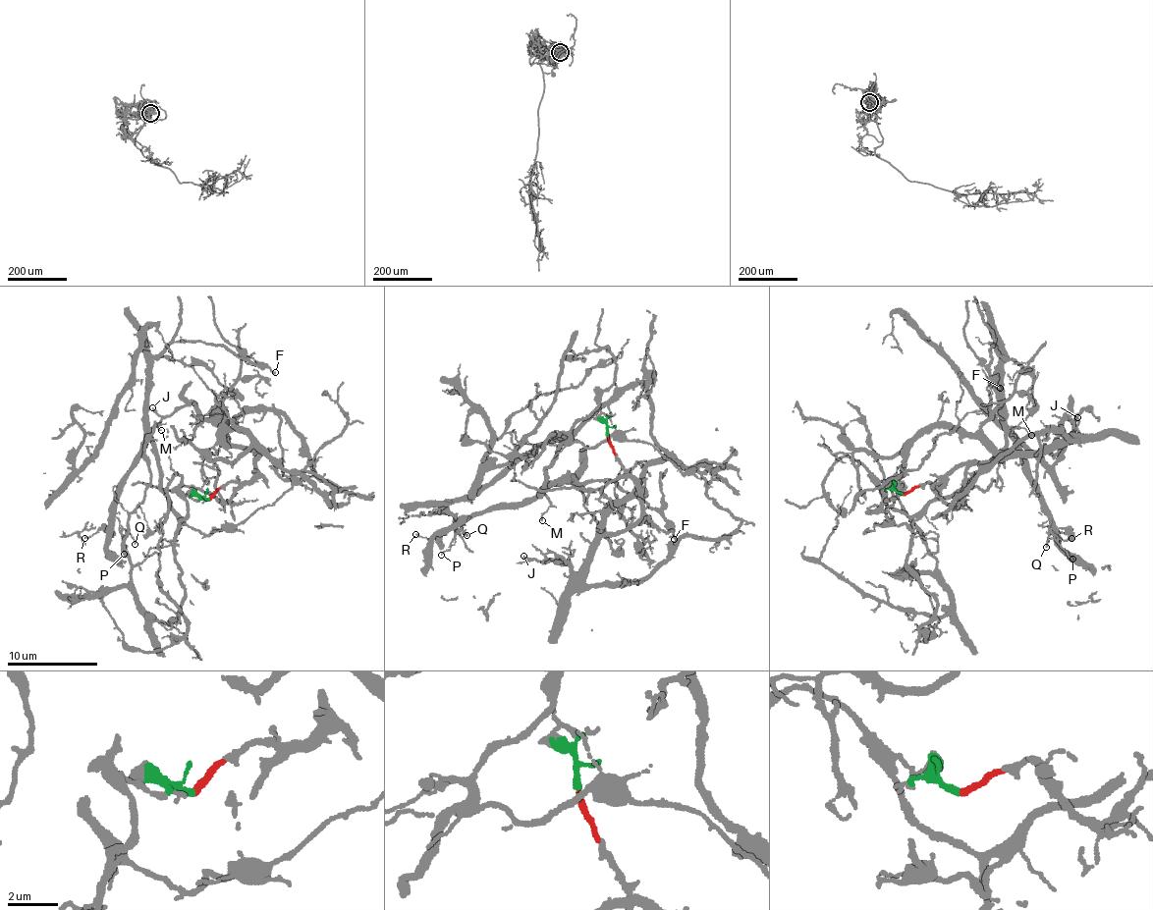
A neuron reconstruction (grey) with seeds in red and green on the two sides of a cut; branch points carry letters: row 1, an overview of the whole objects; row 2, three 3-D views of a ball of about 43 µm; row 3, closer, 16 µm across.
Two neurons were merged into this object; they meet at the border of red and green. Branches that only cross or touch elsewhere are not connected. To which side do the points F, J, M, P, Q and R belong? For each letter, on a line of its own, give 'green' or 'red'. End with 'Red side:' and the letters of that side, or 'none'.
F: green
J: red
M: green
P: green
Q: green
R: green
Red side: J

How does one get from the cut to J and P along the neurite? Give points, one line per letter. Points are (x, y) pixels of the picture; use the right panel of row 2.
J: (905, 494), (937, 484), (959, 466), (1042, 455), (1060, 441), (1067, 418), (1070, 418), (1074, 428), (1077, 417)
P: (903, 494), (880, 487), (885, 503), (914, 515), (948, 498), (1011, 439), (1054, 539), (1073, 560)

